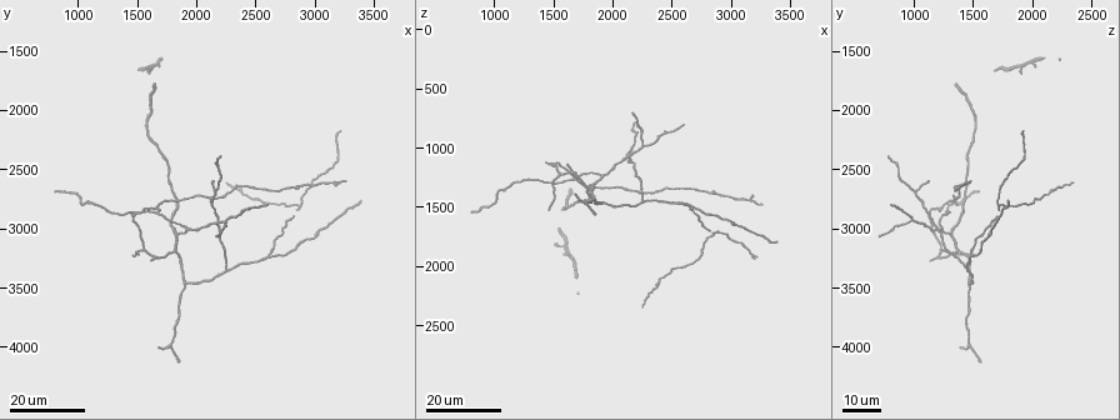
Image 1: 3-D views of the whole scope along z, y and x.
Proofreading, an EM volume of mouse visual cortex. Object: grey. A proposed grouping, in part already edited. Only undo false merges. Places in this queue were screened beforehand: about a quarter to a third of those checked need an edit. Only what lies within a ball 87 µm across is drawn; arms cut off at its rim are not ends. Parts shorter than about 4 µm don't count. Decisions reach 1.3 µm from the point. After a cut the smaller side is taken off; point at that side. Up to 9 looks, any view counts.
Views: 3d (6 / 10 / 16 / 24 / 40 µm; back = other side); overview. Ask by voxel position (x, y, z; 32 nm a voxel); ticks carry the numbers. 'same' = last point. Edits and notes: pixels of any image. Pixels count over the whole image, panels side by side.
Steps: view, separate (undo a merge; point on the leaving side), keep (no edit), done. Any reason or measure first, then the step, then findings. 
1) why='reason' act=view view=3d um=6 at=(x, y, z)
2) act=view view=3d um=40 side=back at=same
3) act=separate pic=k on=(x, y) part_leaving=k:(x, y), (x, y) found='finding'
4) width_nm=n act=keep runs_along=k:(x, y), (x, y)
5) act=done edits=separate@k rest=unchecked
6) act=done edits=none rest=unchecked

why='three-way junction' act=view view=3d um=24 at=(2860, 2800, 1720)

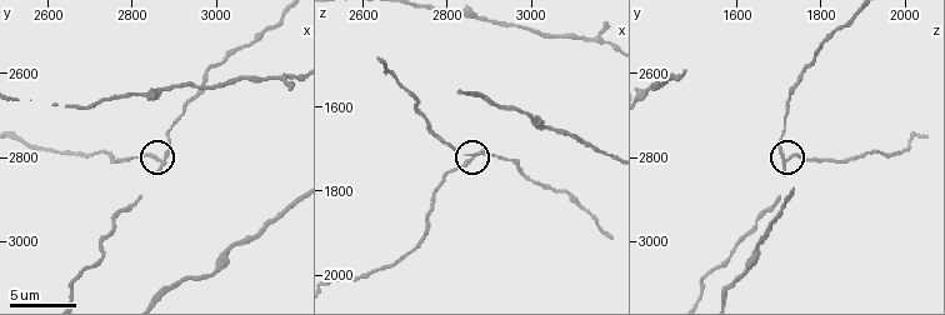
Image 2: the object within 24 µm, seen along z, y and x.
why='zoom in' act=view view=3d um=6 at=(2875, 2805, 1715)

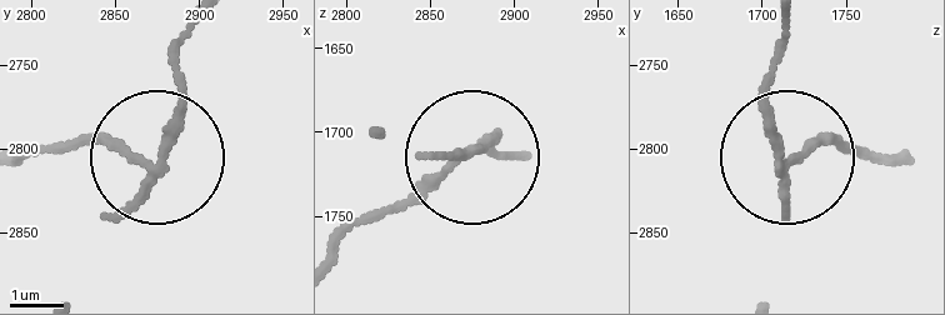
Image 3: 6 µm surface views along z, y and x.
act=separate pic=3 on=(95, 135) part_leaving=3:(141, 165), (78, 139), (20, 151) found='two neurons meet here'

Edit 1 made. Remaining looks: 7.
act=view view=overview

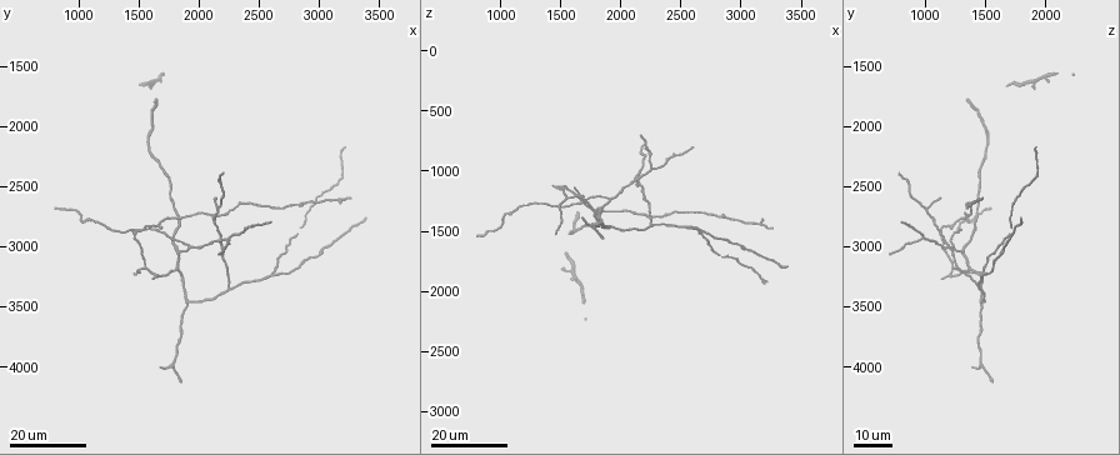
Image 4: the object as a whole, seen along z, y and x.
why='branch point' act=view view=3d um=24 at=(2240, 3340, 1460)

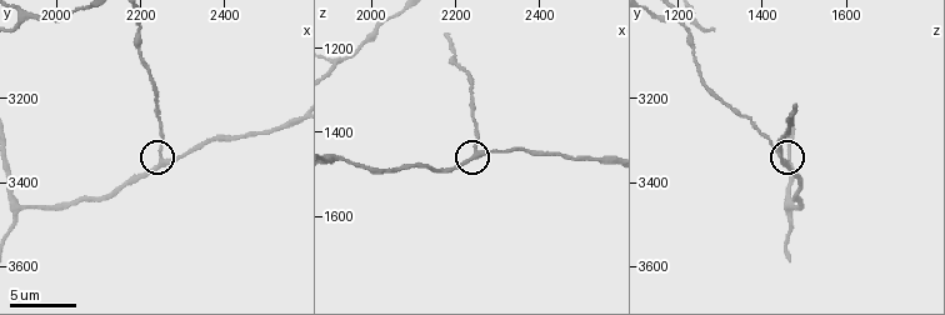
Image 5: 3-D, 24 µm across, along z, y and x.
act=view view=3d um=6 at=(2260, 3350, 1445)

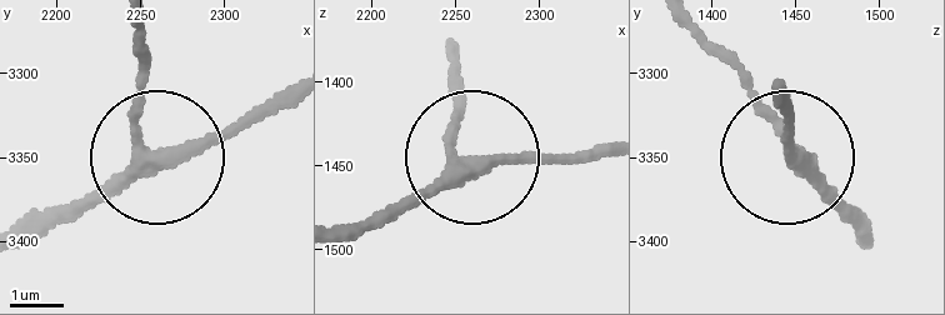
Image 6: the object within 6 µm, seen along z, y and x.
arms=3 act=keep runs_along=6:(338, 229), (468, 166), (459, 59) found='one neuron here'

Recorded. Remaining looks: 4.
act=view view=3d um=16 at=(1840, 3040, 1300)

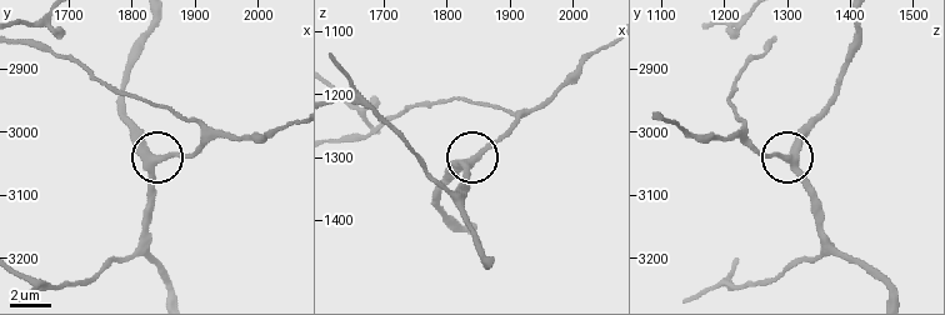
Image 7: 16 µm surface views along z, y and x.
act=view view=3d um=10 at=(1840, 3035, 1305)

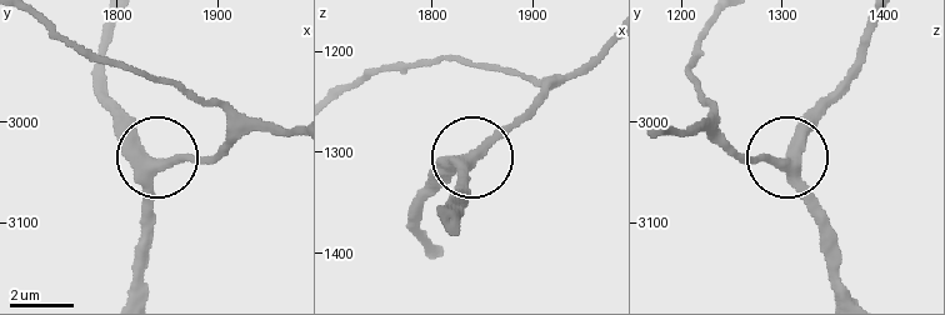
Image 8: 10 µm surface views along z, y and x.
width_nm=390 act=keep runs_along=8:(131, 293), (145, 261), (153, 164), (223, 156) found='all the same neuron'

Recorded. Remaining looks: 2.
why='three-way junction' act=view view=3d um=10 at=(1910, 3465, 1465)

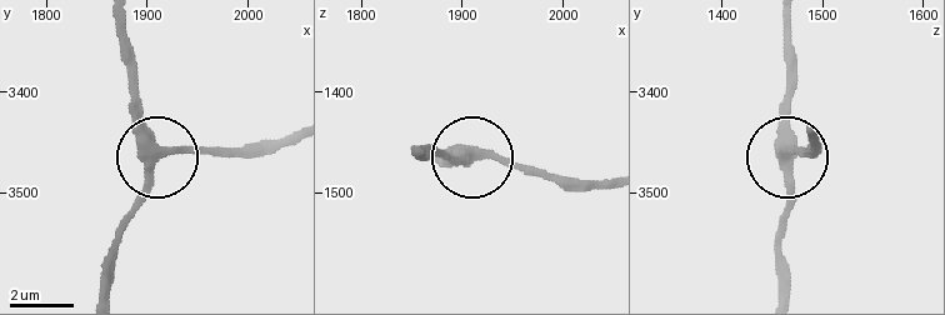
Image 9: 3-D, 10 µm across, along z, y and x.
act=keep runs_along=9:(115, 21), (131, 118), (155, 166), (150, 190), (118, 228) found='all the same neuron'

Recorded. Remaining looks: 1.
act=done edits=separate@3 rest=unchecked

